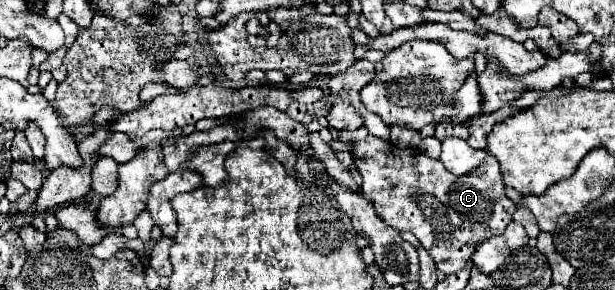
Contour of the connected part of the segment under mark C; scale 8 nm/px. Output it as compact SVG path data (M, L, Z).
M366 126L336 130L336 136L338 142L352 146L354 164L362 174L360 190L374 202L382 222L400 232L412 232L444 274L462 270L472 260L480 242L504 234L512 222L516 204L506 196L500 164L492 154L470 174L456 176L450 174L440 160L414 148L398 148L390 140L376 138Z

